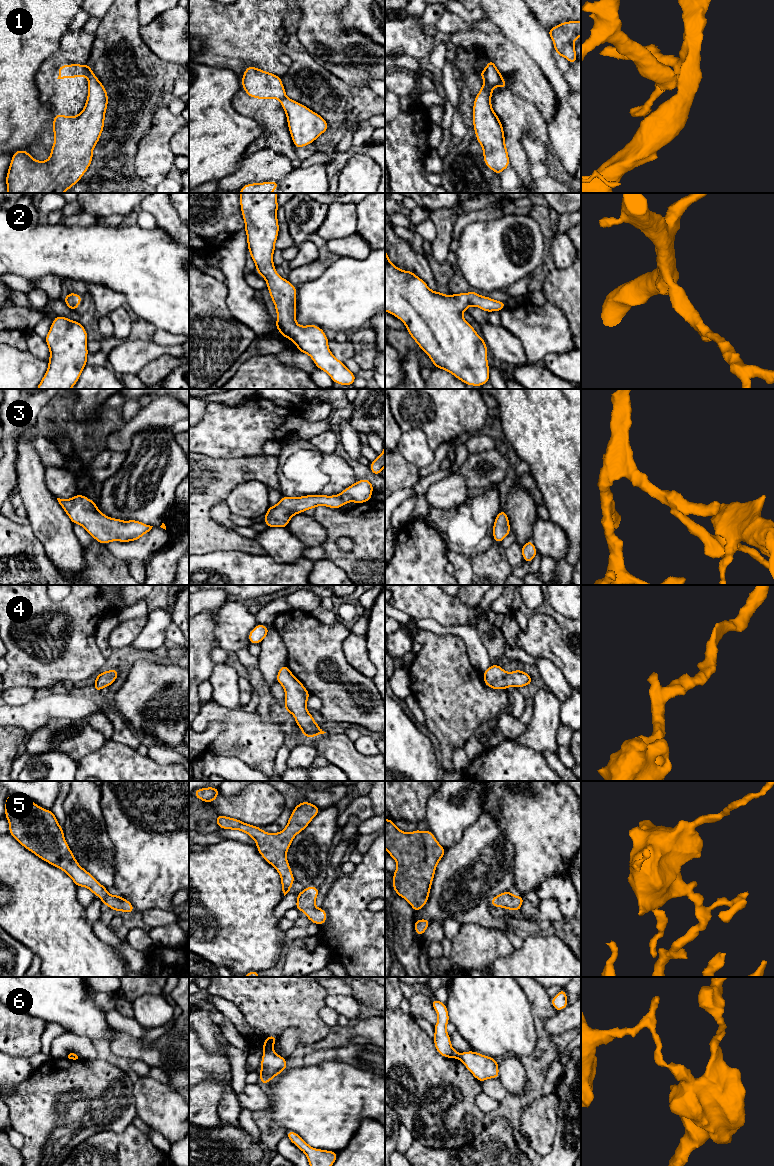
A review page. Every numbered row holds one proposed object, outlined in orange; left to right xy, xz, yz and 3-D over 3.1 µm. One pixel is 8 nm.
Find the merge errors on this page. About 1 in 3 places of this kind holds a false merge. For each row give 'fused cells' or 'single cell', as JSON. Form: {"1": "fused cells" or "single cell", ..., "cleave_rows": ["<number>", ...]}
{"1": "fused cells", "2": "single cell", "3": "single cell", "4": "single cell", "5": "single cell", "6": "fused cells", "cleave_rows": ["1", "6"]}

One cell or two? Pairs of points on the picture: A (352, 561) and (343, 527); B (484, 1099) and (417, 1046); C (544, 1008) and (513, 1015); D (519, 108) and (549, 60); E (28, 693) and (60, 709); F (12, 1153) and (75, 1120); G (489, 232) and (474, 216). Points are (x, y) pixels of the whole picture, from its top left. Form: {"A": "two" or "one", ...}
{"A": "one", "B": "two", "C": "two", "D": "two", "E": "two", "F": "two", "G": "two"}

